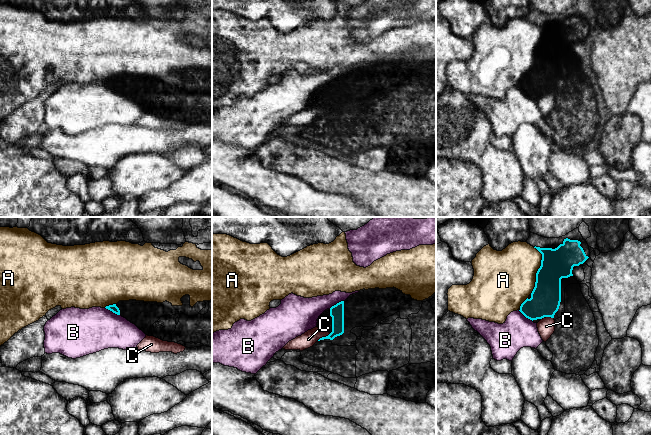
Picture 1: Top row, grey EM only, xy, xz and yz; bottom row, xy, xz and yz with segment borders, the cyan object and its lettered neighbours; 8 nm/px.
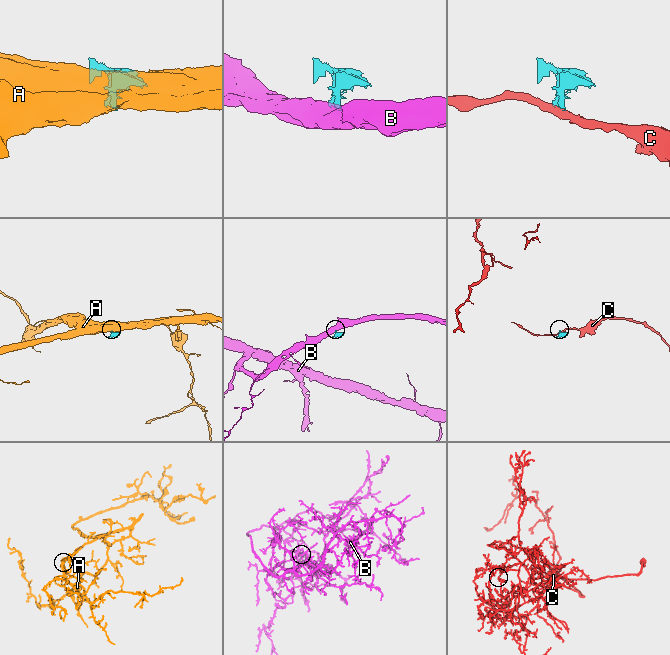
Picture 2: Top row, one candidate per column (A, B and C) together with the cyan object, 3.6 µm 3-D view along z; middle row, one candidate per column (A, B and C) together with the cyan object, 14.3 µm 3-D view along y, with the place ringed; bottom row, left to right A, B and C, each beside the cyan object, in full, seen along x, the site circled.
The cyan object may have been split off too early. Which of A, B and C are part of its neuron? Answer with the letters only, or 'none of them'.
none of them

